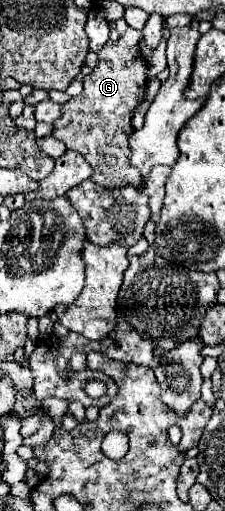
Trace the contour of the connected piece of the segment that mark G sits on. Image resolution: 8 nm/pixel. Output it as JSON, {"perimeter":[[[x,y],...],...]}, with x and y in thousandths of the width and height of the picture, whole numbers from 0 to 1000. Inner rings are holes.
{"perimeter":[[[564,55],[564,63],[529,74],[529,78],[484,78],[431,106],[431,129],[422,137],[378,149],[369,160],[369,180],[333,192],[316,192],[298,204],[280,204],[271,211],[271,231],[253,239],[236,239],[236,266],[253,274],[271,274],[298,290],[342,294],[404,325],[413,325],[413,344],[404,352],[440,364],[467,368],[538,368],[538,364],[609,364],[618,356],[618,341],[609,333],[582,325],[582,294],[573,294],[573,266],[591,258],[582,247],[582,223],[591,215],[627,204],[636,196],[636,176],[644,164],[662,160],[653,153],[653,117],[618,98],[618,78],[636,74],[627,59],[591,59]]]}

